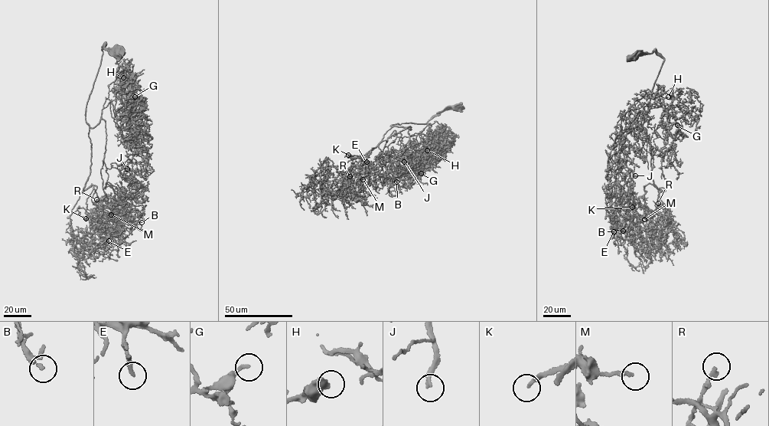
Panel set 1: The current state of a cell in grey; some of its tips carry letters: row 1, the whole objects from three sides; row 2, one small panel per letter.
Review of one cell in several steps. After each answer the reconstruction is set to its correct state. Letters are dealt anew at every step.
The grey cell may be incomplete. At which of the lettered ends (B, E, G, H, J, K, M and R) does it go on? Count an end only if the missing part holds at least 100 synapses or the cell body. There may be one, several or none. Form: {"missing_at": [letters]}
{"missing_at": ["J", "K", "M"]}

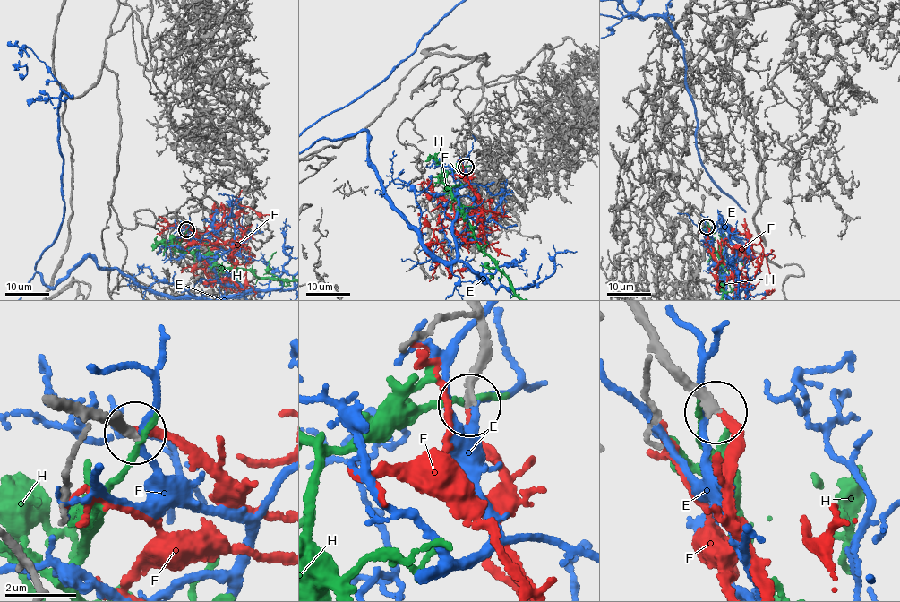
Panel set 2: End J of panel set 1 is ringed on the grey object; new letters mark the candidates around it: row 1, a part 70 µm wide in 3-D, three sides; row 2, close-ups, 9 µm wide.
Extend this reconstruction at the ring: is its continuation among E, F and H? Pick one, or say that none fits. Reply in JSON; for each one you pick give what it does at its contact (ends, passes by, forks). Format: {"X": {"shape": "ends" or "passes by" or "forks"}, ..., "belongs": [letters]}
{"F": {"shape": "ends"}, "belongs": ["F"]}

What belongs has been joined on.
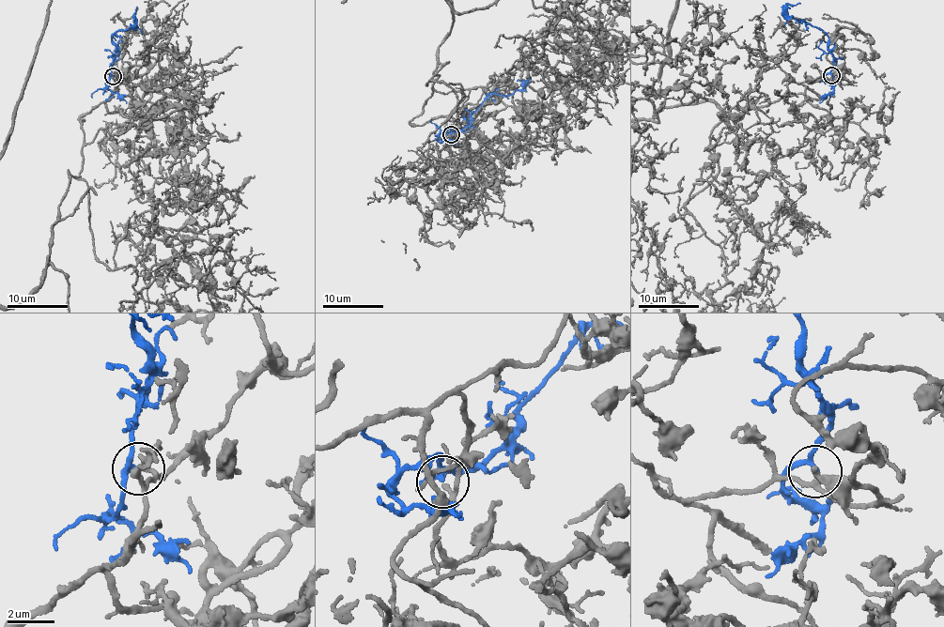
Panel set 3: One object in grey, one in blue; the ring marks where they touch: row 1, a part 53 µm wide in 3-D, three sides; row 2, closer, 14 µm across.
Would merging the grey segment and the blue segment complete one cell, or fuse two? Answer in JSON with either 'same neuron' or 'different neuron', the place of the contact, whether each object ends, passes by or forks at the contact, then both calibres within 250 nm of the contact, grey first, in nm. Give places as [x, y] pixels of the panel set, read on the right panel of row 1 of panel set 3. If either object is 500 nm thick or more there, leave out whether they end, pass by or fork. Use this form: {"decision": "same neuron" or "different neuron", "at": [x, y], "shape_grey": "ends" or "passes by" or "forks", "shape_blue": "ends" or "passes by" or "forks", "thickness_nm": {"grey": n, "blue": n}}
{"decision": "same neuron", "at": [831, 75], "shape_grey": "passes by", "shape_blue": "passes by", "thickness_nm": {"grey": 140, "blue": 180}}

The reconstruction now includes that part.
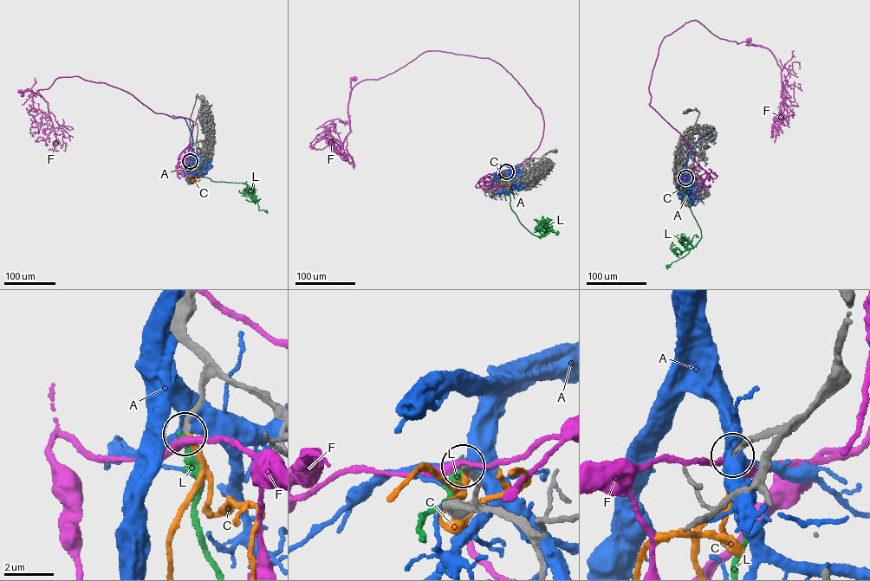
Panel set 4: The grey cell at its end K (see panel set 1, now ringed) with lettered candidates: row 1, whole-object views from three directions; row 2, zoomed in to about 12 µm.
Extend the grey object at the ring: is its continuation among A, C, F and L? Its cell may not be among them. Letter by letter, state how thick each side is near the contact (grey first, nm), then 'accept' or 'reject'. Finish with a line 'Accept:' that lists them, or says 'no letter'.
A: 260/440 nm | reject
C: 200/200 nm | accept
F: 200/320 nm | reject
L: 190/220 nm | reject
Accept: C

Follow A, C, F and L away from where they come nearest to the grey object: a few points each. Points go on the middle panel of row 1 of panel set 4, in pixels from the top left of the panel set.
A: (506, 171), (520, 165), (509, 167), (498, 164)
C: (506, 171), (503, 172), (503, 179), (501, 177), (502, 183), (506, 185)
F: (506, 171), (538, 148), (544, 125), (539, 107), (498, 63), (431, 50), (352, 88), (352, 79)
L: (506, 171), (504, 179), (510, 206), (522, 224), (537, 236), (544, 236), (548, 230), (557, 232)

